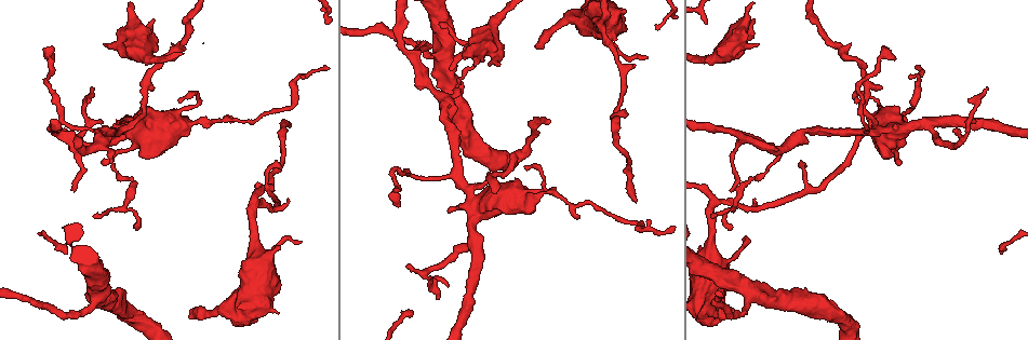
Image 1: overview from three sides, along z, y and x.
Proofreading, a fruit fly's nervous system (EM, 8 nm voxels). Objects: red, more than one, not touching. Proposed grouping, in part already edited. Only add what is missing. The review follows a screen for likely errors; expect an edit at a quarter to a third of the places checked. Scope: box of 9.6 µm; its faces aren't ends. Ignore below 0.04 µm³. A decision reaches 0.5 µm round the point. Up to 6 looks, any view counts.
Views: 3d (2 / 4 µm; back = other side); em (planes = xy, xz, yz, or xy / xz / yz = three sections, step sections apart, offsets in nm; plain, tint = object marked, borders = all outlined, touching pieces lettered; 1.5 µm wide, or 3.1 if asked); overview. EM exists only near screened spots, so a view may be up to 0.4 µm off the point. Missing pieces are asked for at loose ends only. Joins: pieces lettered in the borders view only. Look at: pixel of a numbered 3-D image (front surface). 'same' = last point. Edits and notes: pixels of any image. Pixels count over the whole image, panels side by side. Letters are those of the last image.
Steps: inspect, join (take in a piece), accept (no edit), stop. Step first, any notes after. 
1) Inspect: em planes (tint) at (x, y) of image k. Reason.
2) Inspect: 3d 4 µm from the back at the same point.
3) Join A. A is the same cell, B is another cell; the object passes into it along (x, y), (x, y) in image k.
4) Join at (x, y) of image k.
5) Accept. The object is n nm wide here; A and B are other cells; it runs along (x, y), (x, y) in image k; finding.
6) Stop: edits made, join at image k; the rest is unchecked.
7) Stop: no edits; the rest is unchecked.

Inspect: 3d 4 µm at (499, 65) of image 1.

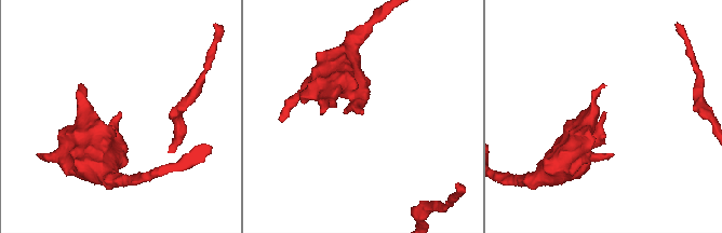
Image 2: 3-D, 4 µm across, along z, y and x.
Inspect: em planes (tint) at (604, 112) of image 2. Now the EM.

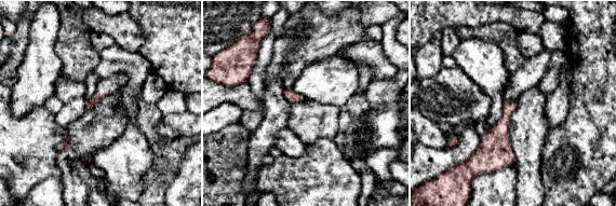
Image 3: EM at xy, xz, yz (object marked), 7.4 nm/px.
Inspect: em planes (borders) at the same point.

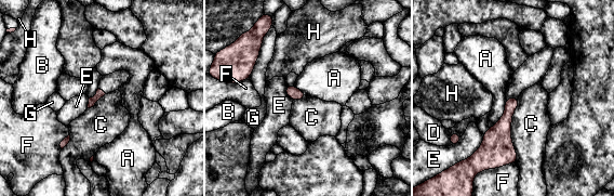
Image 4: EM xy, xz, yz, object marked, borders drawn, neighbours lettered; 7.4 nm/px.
Accept. A, B, C, D, E, F, G and H are other cells; a border runs along (506, 100), (504, 114), (489, 128) in image 4; none of them fits.

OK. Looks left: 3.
Inspect: 3d 4 µm at (732, 228) of image 1. Free end.

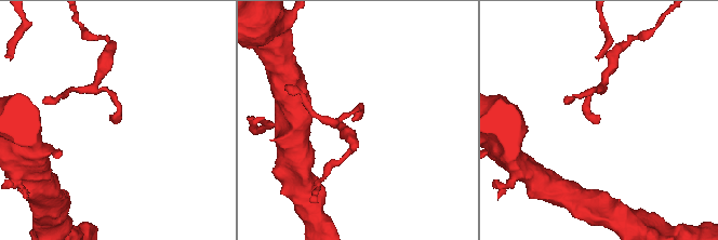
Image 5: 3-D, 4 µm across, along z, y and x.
Inspect: em planes (borders) at (353, 117) of image 5.

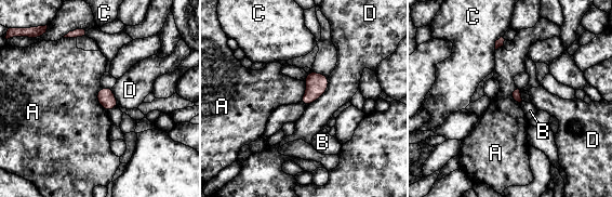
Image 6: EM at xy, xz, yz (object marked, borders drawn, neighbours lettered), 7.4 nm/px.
Accept. A, B, C and D are other cells; a border runs along (101, 88), (96, 100), (107, 113) in image 6; no lettered piece goes on from it.

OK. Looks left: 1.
Stop: no edits; the rest is unchecked.

